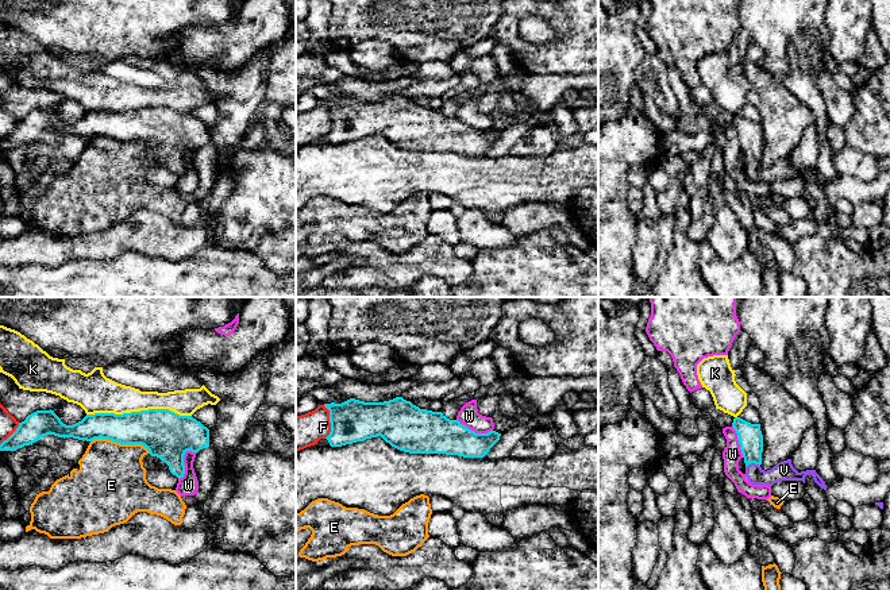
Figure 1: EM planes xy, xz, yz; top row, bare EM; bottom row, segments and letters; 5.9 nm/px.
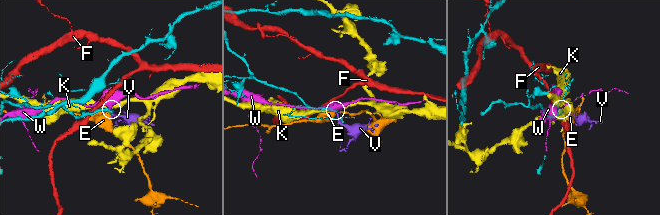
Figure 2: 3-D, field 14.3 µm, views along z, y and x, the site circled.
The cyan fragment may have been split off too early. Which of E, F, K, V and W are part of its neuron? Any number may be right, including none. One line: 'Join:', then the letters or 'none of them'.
Join: V

